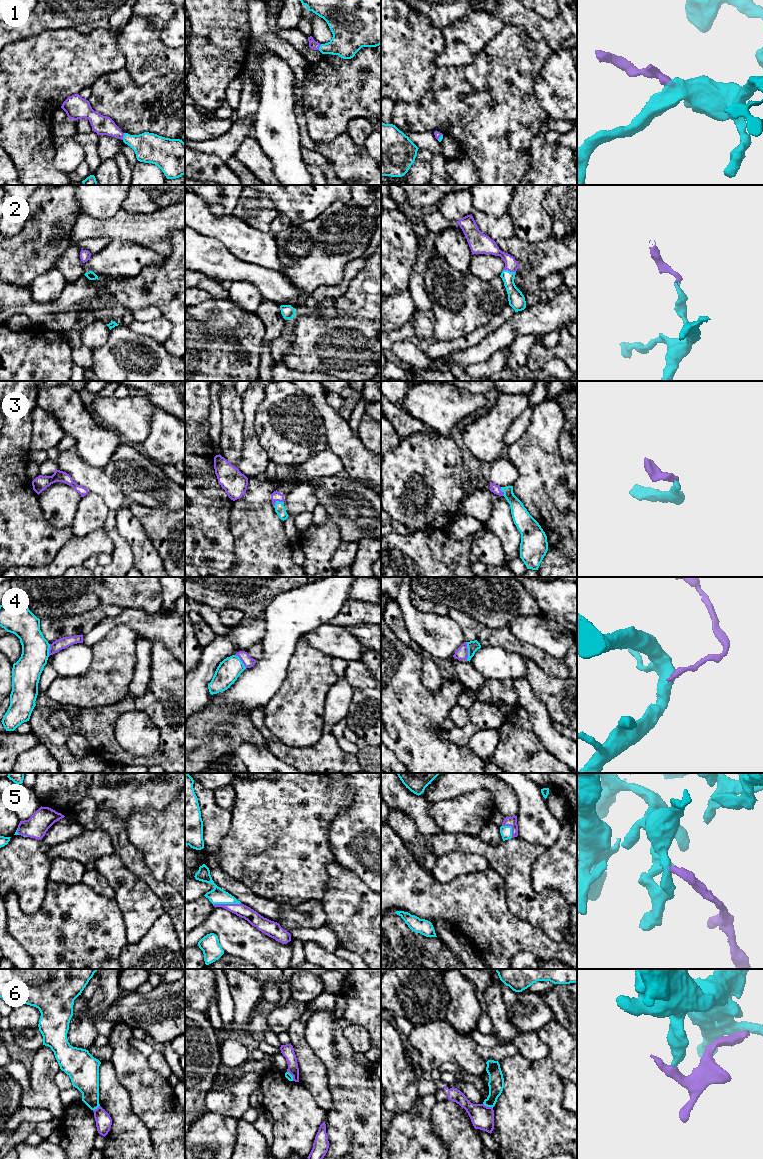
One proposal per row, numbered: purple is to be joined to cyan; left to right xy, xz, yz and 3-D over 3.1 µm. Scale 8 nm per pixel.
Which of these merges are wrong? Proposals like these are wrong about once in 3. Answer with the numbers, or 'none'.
4, 6

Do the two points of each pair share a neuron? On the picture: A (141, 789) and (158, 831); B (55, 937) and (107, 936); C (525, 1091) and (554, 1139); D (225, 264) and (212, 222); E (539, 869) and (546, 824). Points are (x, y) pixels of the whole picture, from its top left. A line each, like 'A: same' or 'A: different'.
A: different
B: same
C: same
D: different
E: different

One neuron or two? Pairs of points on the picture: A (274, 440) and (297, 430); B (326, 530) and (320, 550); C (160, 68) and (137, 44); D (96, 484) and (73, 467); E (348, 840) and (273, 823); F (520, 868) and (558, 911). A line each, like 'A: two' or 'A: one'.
A: one
B: one
C: one
D: one
E: two
F: one

